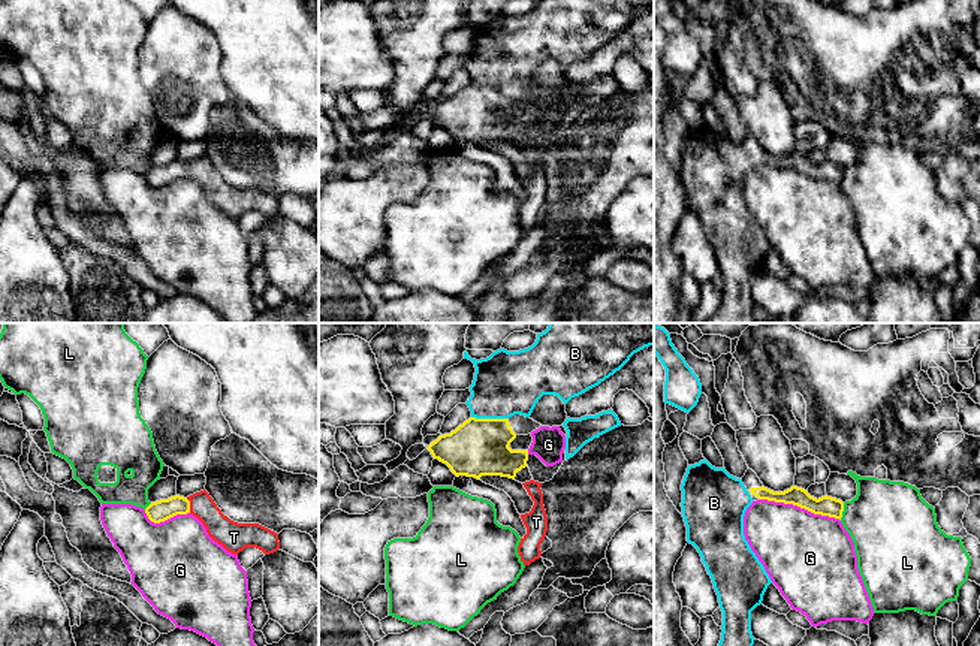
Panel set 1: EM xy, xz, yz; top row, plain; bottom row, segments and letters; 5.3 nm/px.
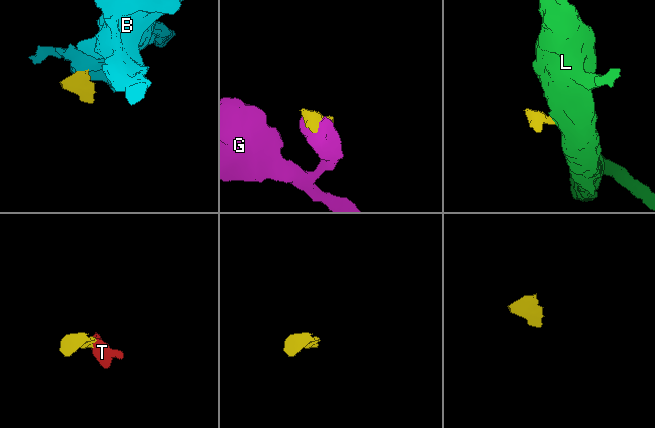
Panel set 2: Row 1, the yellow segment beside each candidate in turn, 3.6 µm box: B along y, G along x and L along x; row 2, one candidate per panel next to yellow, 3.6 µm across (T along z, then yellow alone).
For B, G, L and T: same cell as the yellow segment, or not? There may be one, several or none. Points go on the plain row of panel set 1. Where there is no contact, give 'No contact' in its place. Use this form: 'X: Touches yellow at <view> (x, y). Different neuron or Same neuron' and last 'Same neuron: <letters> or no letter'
B: Touches yellow at xz (490, 84). Same neuron
G: Touches yellow at yz (799, 171). Different neuron
L: Touches yellow at yz (843, 175). Different neuron
T: Touches yellow at xy (189, 171). Same neuron
Same neuron: B, T

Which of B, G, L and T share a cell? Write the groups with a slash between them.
B T / G / L

